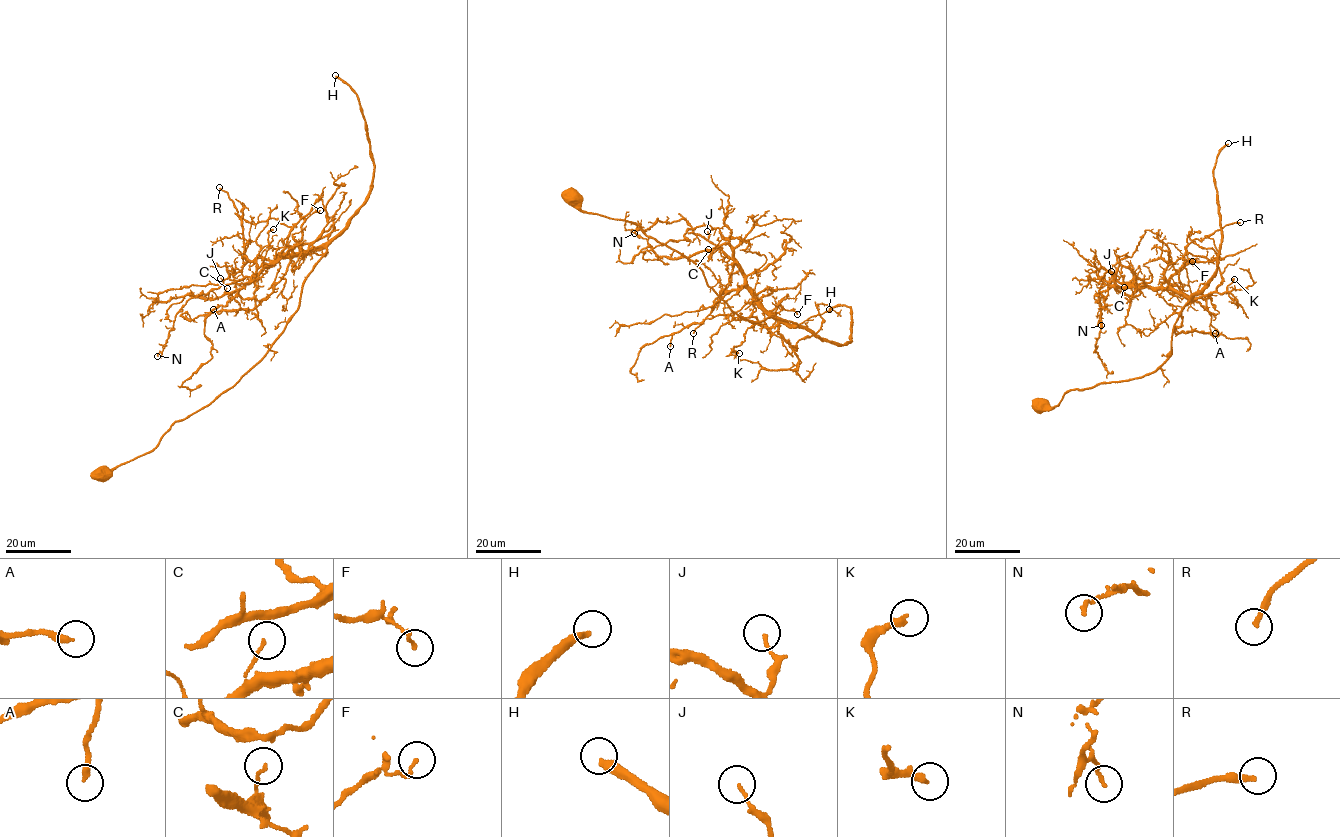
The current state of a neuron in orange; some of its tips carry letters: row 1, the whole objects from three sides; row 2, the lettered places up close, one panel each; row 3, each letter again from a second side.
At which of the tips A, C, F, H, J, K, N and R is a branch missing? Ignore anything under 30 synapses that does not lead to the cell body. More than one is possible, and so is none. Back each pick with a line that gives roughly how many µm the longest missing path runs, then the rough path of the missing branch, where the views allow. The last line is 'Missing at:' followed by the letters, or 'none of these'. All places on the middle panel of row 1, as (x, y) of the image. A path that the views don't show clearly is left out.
H: missing 120 µm; course (829, 309), (800, 420), (775, 463), (740, 481), (737, 479), (734, 490), (719, 485), (707, 472), (678, 477)
Missing at: H

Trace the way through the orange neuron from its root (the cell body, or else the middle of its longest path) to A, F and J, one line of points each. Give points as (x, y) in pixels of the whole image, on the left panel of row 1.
A: (99, 475), (149, 453), (173, 424), (257, 363), (326, 249), (293, 256), (254, 308), (213, 309)
F: (99, 475), (149, 453), (173, 424), (210, 405), (265, 355), (326, 250), (292, 251), (302, 224), (320, 210)
J: (99, 475), (149, 453), (173, 424), (257, 363), (326, 249), (293, 253), (232, 283), (220, 278)

